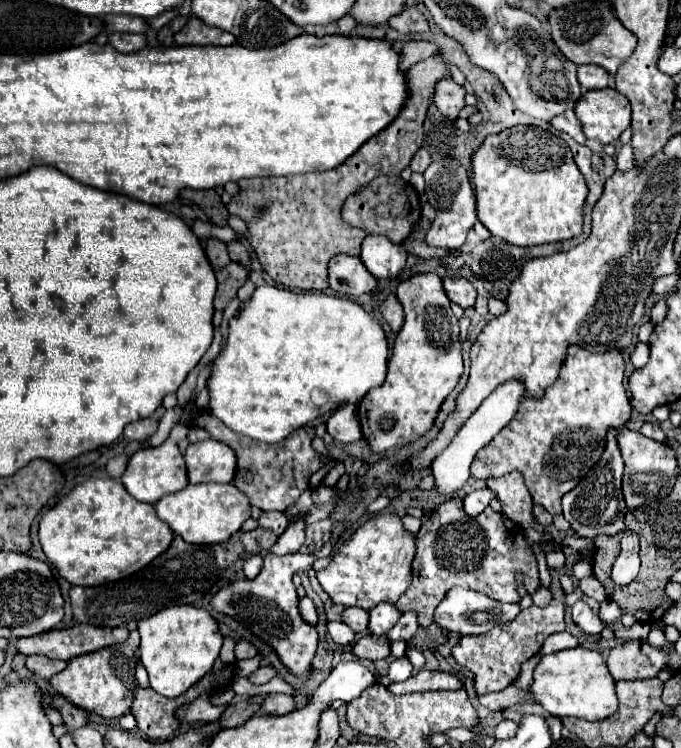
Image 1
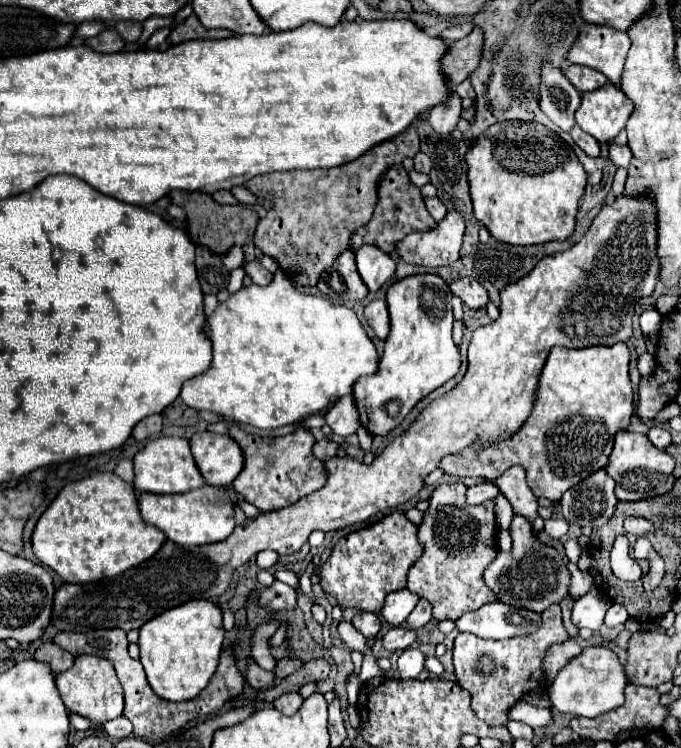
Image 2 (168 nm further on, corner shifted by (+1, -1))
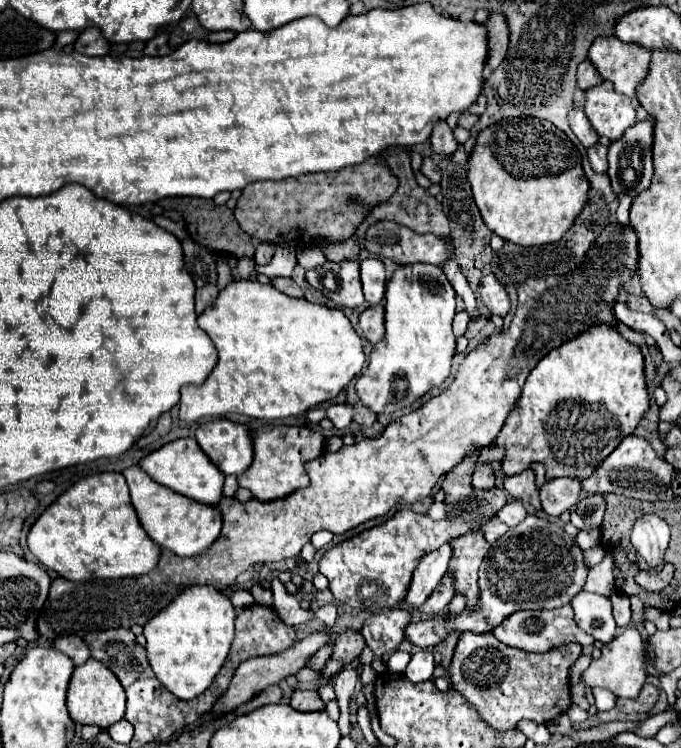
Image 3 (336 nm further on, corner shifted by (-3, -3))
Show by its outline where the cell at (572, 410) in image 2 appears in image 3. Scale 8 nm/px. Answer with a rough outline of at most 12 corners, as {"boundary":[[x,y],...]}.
{"boundary":[[611,325],[551,349],[497,445],[515,475],[587,479],[647,409]]}

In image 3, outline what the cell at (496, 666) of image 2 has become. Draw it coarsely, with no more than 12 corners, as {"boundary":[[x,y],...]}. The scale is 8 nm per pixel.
{"boundary":[[463,633],[449,673],[497,731],[571,707],[579,645],[527,653]]}

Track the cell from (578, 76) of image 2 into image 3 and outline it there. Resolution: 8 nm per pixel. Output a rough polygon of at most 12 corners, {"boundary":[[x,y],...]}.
{"boundary":[[591,61],[577,69],[577,87],[591,89],[603,81]]}

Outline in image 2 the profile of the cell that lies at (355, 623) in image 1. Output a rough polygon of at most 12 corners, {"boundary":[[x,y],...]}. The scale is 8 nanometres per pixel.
{"boundary":[[359,611],[351,619],[365,637],[377,637],[381,619],[377,613]]}

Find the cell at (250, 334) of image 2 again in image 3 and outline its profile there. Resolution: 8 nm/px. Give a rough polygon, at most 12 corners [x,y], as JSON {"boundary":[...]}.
{"boundary":[[231,281],[179,417],[301,415],[365,367],[339,309]]}

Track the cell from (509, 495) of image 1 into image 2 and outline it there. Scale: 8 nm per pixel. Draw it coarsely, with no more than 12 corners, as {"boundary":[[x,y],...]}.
{"boundary":[[519,465],[495,485],[509,499],[515,515],[537,517],[537,497]]}

